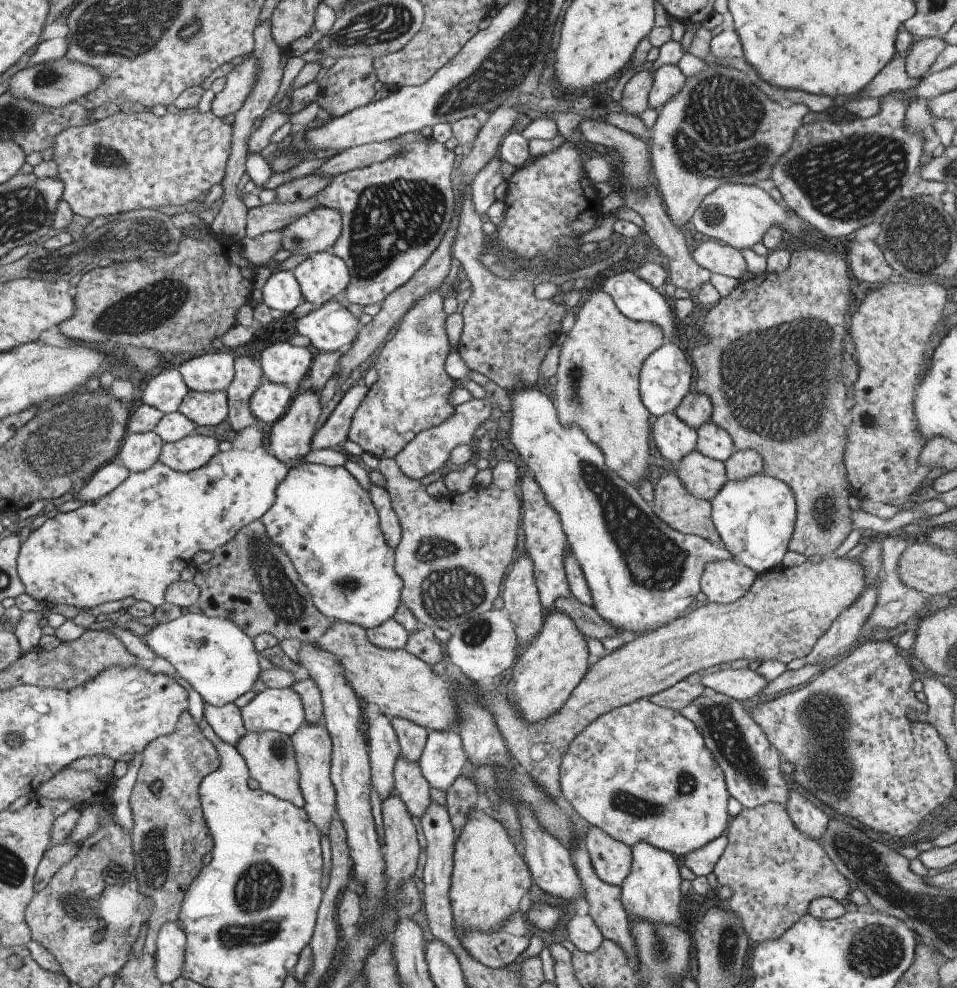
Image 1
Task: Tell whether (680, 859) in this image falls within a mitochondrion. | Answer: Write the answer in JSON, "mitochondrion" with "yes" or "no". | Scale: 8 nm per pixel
{"mitochondrion":"no"}

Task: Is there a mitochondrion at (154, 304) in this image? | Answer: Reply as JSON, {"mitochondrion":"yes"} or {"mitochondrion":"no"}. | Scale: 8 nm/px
{"mitochondrion":"yes"}

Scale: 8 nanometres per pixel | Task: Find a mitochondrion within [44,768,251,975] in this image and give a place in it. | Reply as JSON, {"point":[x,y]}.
{"point":[86,911]}

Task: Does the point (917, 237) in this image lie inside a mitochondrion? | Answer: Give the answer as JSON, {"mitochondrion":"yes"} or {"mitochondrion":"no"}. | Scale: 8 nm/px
{"mitochondrion":"yes"}

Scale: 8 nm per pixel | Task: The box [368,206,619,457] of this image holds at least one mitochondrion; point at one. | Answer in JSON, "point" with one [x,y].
{"point":[576,371]}

